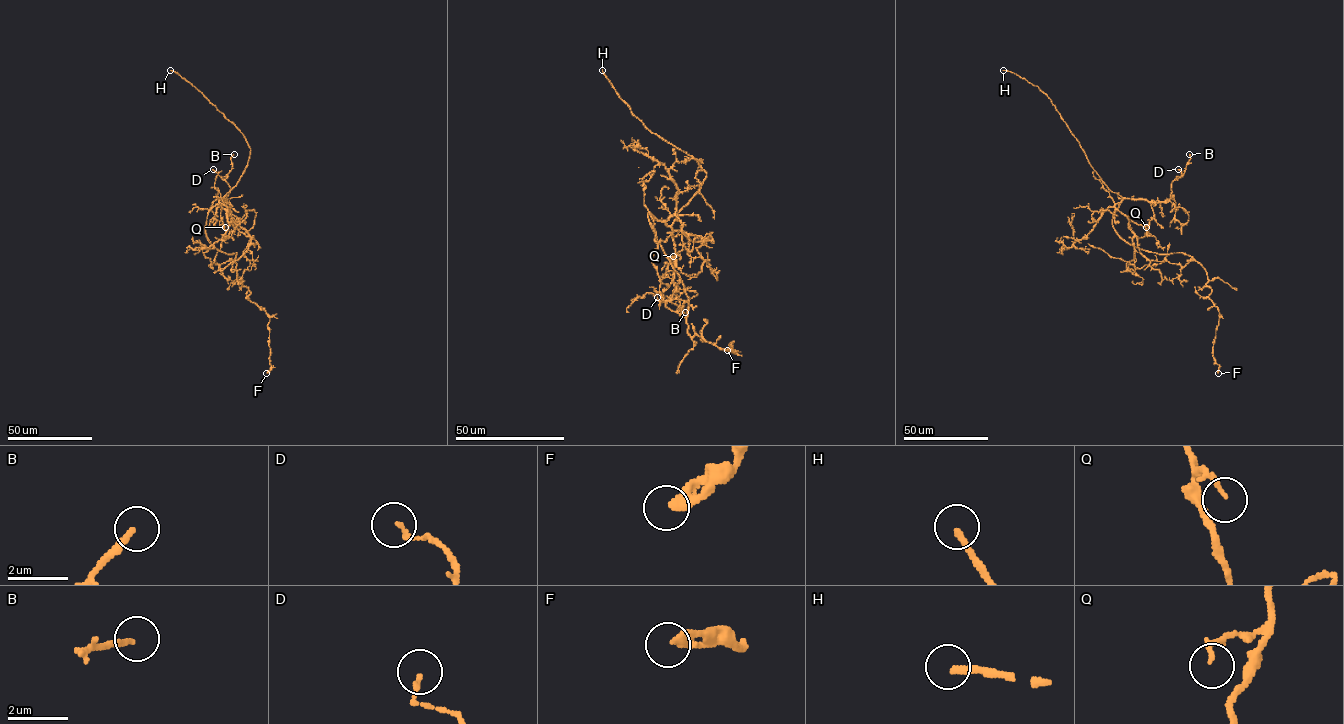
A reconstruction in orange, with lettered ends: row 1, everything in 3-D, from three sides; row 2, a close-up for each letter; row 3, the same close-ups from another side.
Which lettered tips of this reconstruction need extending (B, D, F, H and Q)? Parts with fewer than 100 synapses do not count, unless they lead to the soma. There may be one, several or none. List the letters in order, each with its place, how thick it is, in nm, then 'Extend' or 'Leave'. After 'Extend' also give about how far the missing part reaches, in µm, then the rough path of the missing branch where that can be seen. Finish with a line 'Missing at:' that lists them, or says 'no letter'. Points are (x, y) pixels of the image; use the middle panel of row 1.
B: Place: (685, 312). Thickness 190 nm. Leave
D: Place: (657, 297). Thickness 130 nm. Leave
F: Place: (727, 350). Thickness 340 nm. Leave
H: Place: (602, 70). Thickness 200 nm. Extend. Missing length about 40 µm. Course of what is missing: (602, 70), (593, 42), (597, 16), (594, 15)
Q: Place: (673, 256). Thickness 140 nm. Leave
Missing at: H

